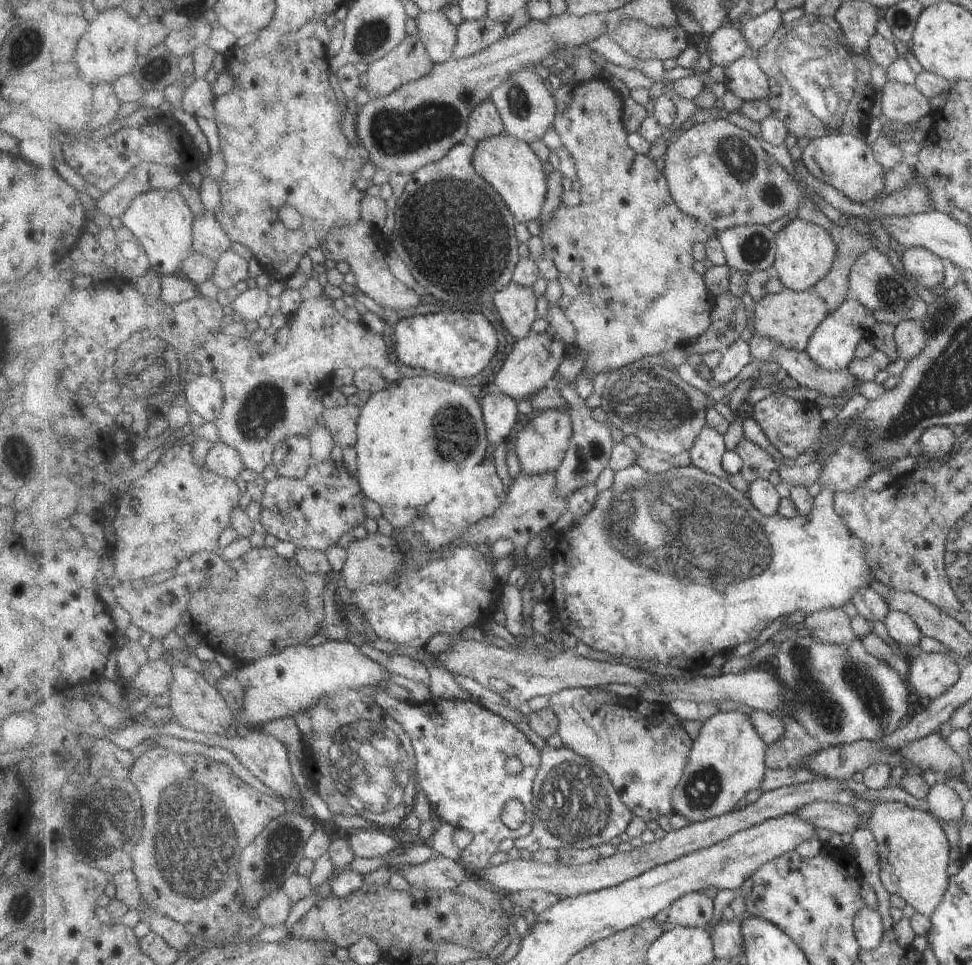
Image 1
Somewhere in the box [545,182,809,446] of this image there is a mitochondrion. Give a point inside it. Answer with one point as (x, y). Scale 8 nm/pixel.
(654, 403)

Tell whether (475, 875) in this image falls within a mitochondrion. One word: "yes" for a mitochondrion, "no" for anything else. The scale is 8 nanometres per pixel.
no

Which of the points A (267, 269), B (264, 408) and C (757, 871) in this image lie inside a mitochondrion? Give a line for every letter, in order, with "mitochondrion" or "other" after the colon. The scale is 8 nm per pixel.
A: other
B: mitochondrion
C: other

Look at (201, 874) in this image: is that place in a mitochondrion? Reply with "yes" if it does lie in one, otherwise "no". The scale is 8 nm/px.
yes

